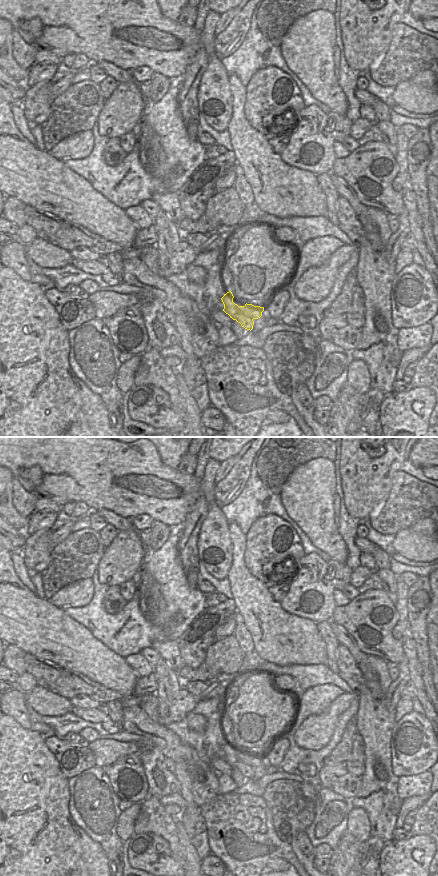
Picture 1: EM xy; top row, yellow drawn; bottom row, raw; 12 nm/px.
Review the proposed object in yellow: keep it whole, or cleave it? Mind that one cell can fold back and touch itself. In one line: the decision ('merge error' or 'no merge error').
merge error

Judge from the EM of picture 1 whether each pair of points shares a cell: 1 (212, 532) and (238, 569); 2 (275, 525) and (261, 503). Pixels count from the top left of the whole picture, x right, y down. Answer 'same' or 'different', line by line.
1: different
2: different

